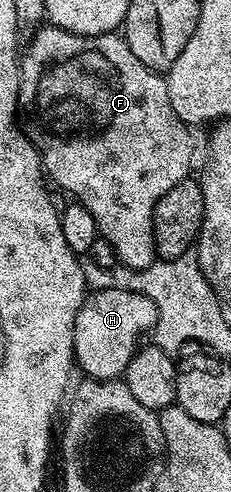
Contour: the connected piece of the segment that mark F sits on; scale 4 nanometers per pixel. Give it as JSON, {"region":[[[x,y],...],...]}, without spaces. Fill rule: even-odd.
{"region":[[[45,24],[30,38],[33,39],[29,42],[29,51],[26,54],[24,51],[20,55],[19,62],[25,68],[41,66],[41,75],[37,78],[37,103],[33,106],[33,122],[37,125],[37,131],[32,131],[31,137],[43,159],[43,169],[46,175],[52,181],[54,178],[63,189],[70,190],[74,194],[72,197],[84,205],[87,212],[91,212],[91,216],[97,221],[98,235],[109,241],[111,248],[115,248],[117,261],[122,267],[125,265],[129,272],[147,268],[151,263],[158,261],[155,240],[153,239],[153,209],[155,204],[167,192],[171,192],[171,188],[175,188],[175,184],[179,184],[179,180],[190,177],[189,165],[193,162],[193,138],[189,135],[191,130],[171,106],[166,75],[147,68],[147,64],[143,64],[143,60],[139,60],[139,56],[135,56],[135,52],[131,52],[131,48],[126,44],[124,37],[117,32],[83,36],[82,34],[69,34],[57,26]]]}

